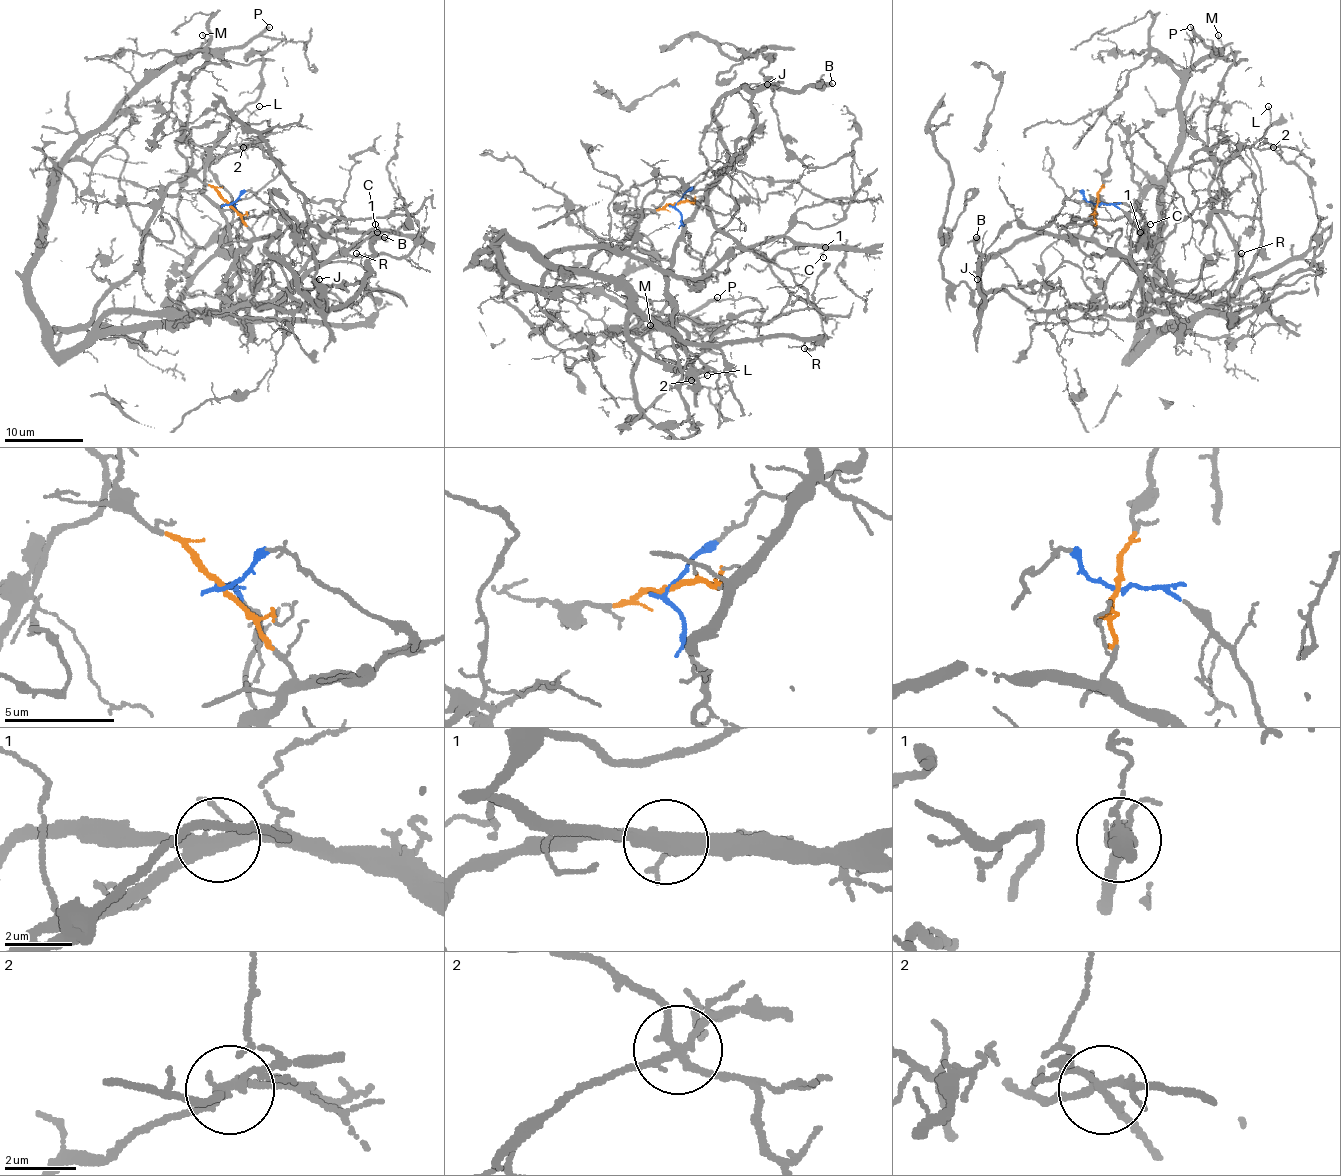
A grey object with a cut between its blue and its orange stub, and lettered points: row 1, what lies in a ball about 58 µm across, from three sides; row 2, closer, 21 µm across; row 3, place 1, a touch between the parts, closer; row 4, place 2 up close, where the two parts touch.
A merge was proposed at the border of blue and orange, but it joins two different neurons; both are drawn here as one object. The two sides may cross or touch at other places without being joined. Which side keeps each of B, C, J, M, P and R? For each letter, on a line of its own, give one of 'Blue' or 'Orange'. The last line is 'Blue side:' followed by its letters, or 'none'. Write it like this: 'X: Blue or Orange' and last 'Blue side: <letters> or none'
B: Orange
C: Blue
J: Orange
M: Blue
P: Blue
R: Blue
Blue side: C, M, P, R

